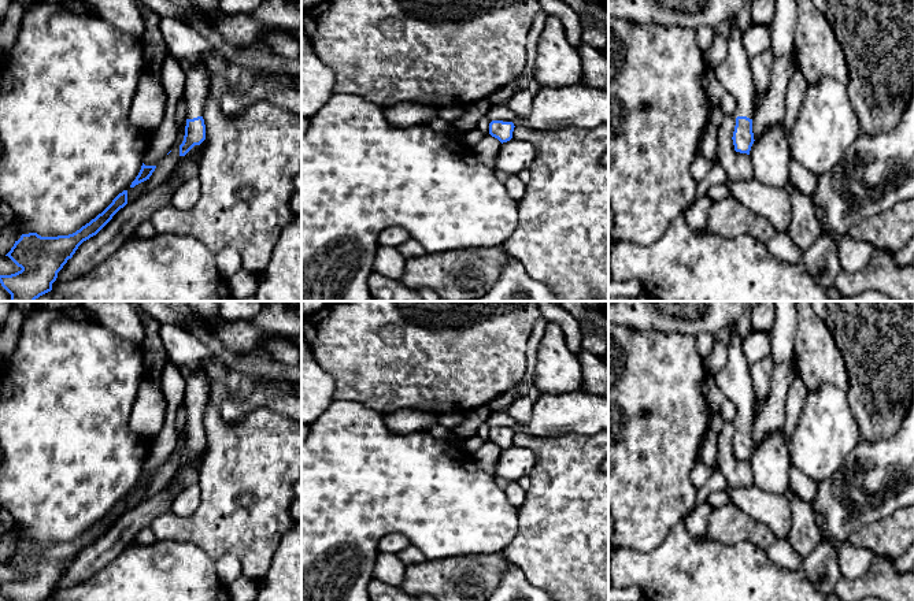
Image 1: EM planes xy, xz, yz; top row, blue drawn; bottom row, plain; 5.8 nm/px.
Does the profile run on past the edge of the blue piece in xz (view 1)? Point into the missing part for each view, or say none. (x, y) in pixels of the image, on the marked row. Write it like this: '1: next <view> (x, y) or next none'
1: next none

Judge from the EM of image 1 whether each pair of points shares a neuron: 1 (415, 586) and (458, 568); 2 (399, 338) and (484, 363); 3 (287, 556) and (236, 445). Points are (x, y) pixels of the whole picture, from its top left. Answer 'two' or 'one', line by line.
1: one
2: one
3: two

